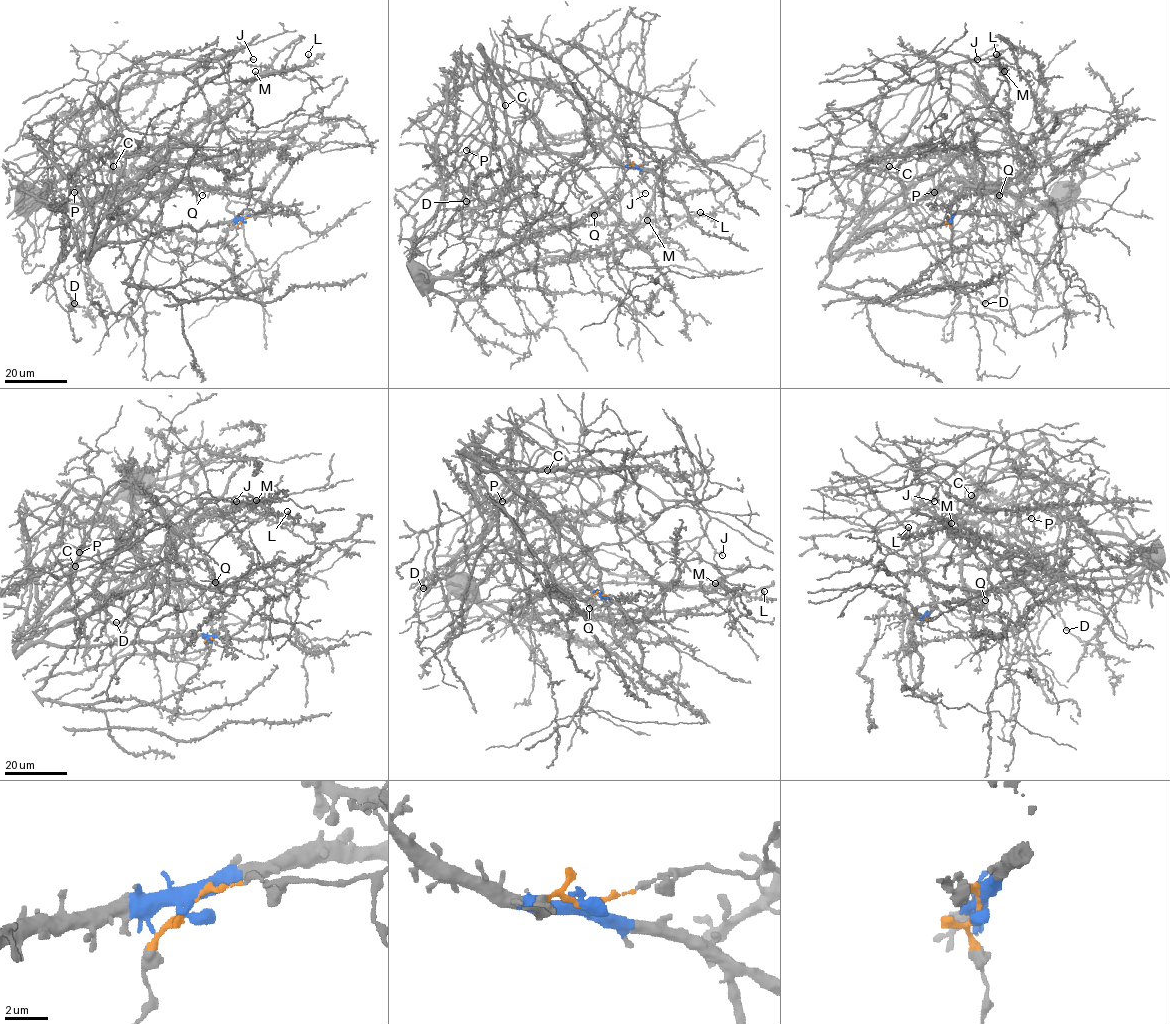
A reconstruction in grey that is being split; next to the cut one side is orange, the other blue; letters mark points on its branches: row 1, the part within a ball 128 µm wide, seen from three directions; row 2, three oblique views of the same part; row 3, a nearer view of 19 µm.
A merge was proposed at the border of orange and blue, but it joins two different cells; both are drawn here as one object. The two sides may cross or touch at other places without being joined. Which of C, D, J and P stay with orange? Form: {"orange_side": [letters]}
{"orange_side": []}

